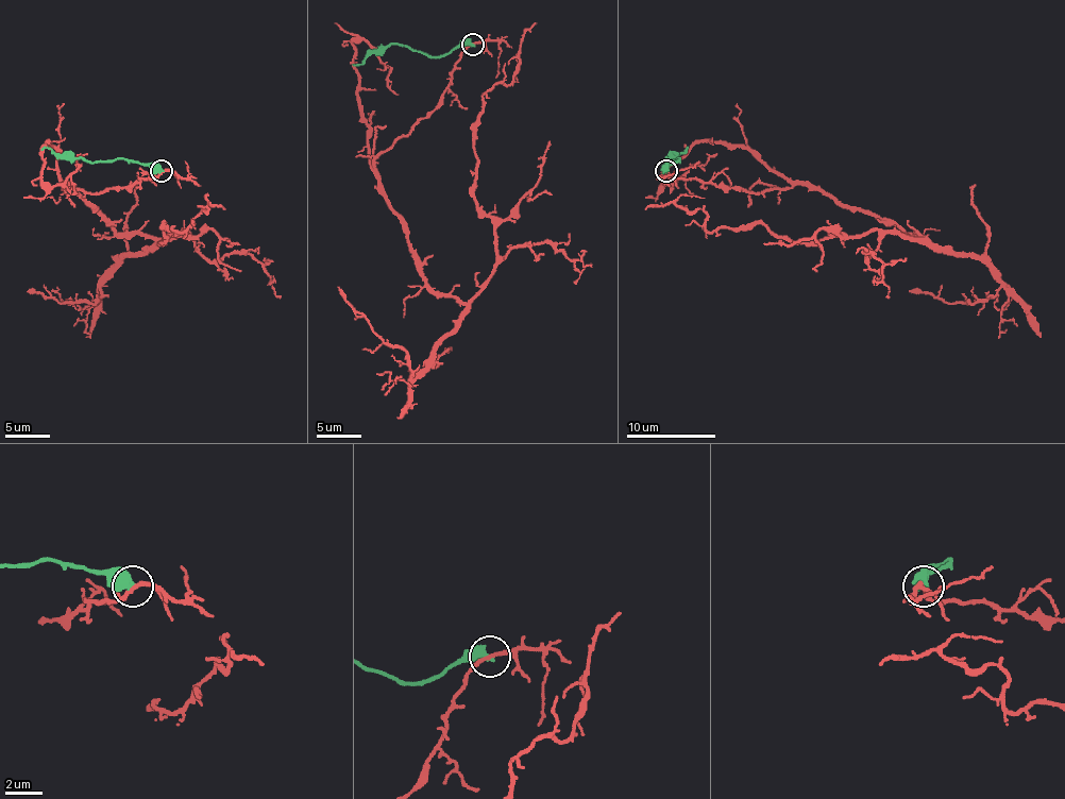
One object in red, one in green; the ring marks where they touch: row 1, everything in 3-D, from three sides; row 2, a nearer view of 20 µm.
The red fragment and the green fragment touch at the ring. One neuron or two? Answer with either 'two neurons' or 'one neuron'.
two neurons

